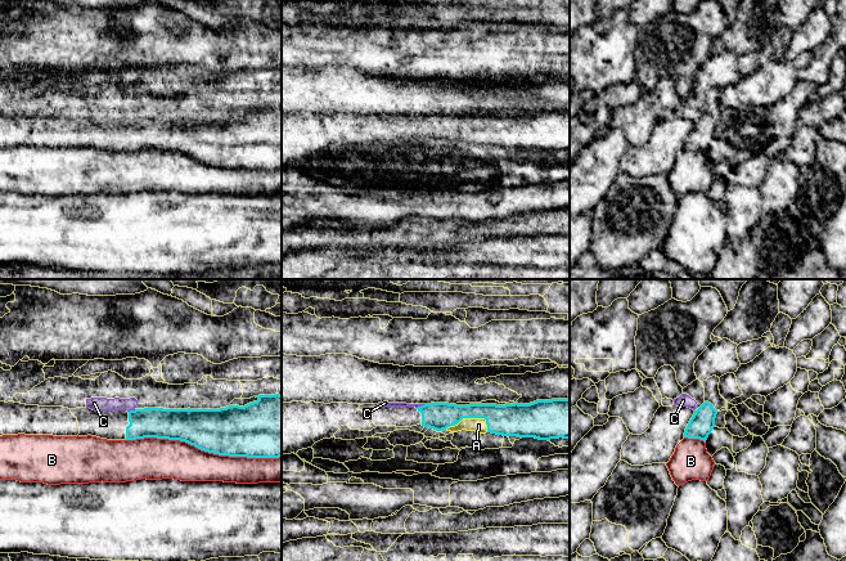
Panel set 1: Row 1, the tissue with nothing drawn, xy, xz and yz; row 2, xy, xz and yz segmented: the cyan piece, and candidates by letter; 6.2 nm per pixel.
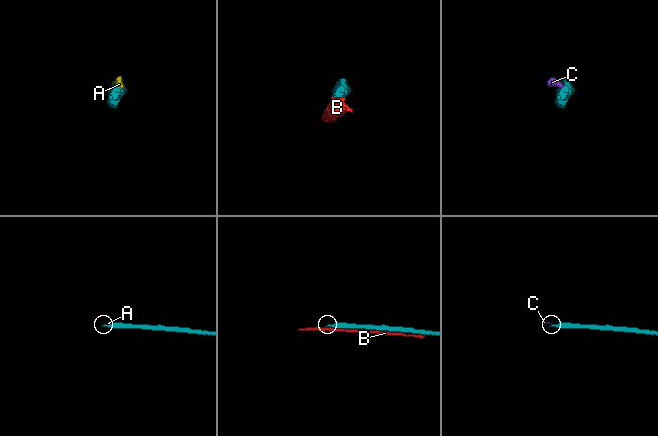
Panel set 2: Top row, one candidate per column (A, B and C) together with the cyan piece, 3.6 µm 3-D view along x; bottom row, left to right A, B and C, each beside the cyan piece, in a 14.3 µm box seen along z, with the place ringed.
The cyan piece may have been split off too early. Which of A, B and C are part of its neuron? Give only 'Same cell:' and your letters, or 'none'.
Same cell: A

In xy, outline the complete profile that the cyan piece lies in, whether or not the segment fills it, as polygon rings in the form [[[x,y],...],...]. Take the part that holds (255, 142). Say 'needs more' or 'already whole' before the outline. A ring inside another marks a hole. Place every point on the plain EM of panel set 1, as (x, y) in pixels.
needs more; [[[258,107],[244,118],[135,122],[68,121],[0,113],[0,148],[96,148],[107,152],[157,149],[185,153],[229,169],[282,169],[282,107]]]

